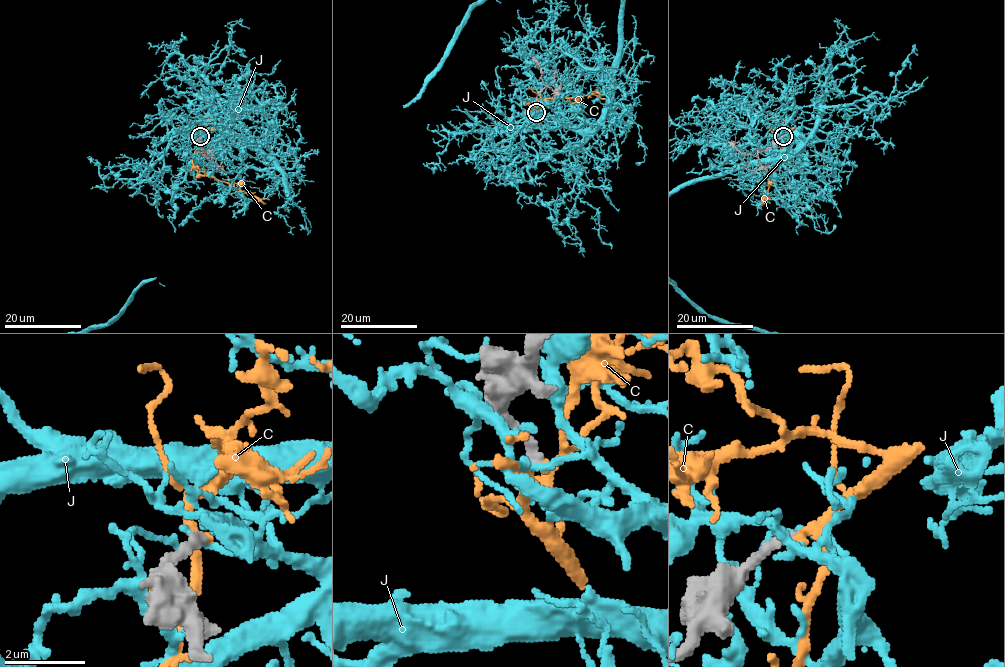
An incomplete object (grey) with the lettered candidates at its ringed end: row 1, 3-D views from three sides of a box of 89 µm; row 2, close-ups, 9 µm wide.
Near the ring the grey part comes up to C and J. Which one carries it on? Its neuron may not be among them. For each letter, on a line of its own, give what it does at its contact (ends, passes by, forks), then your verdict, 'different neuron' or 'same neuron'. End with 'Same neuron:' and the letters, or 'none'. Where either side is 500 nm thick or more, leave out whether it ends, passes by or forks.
C: it passes by; same neuron
J: it passes by; different neuron
Same neuron: C

